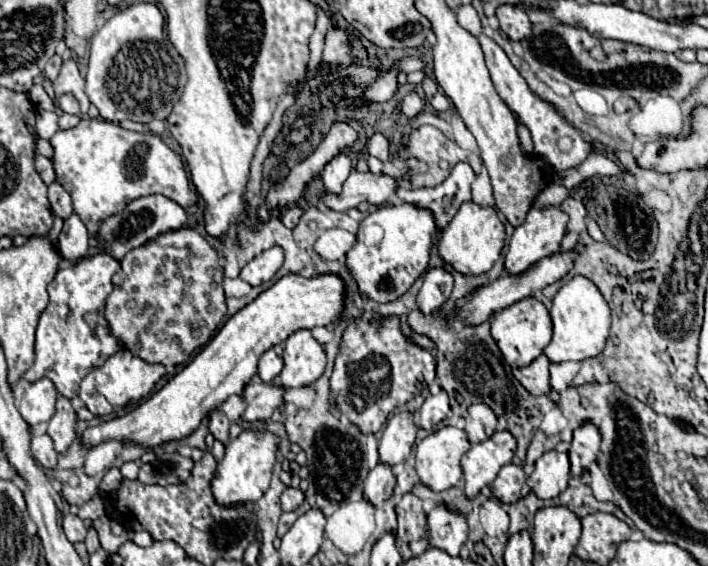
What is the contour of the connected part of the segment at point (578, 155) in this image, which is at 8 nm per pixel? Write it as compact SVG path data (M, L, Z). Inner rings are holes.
M484 33L478 35L480 47L484 51L486 57L486 67L490 71L492 83L498 91L498 95L504 99L504 103L508 103L508 107L520 117L520 121L530 129L532 139L534 139L534 153L542 155L548 159L548 163L556 169L556 171L564 171L564 169L572 169L578 167L590 153L592 153L592 145L586 143L580 133L566 123L566 119L546 101L542 101L538 95L534 95L528 87L528 83L524 81L524 77L518 73L518 69L510 63L508 55L500 49L500 45L496 41L492 41L490 37L486 37Z

